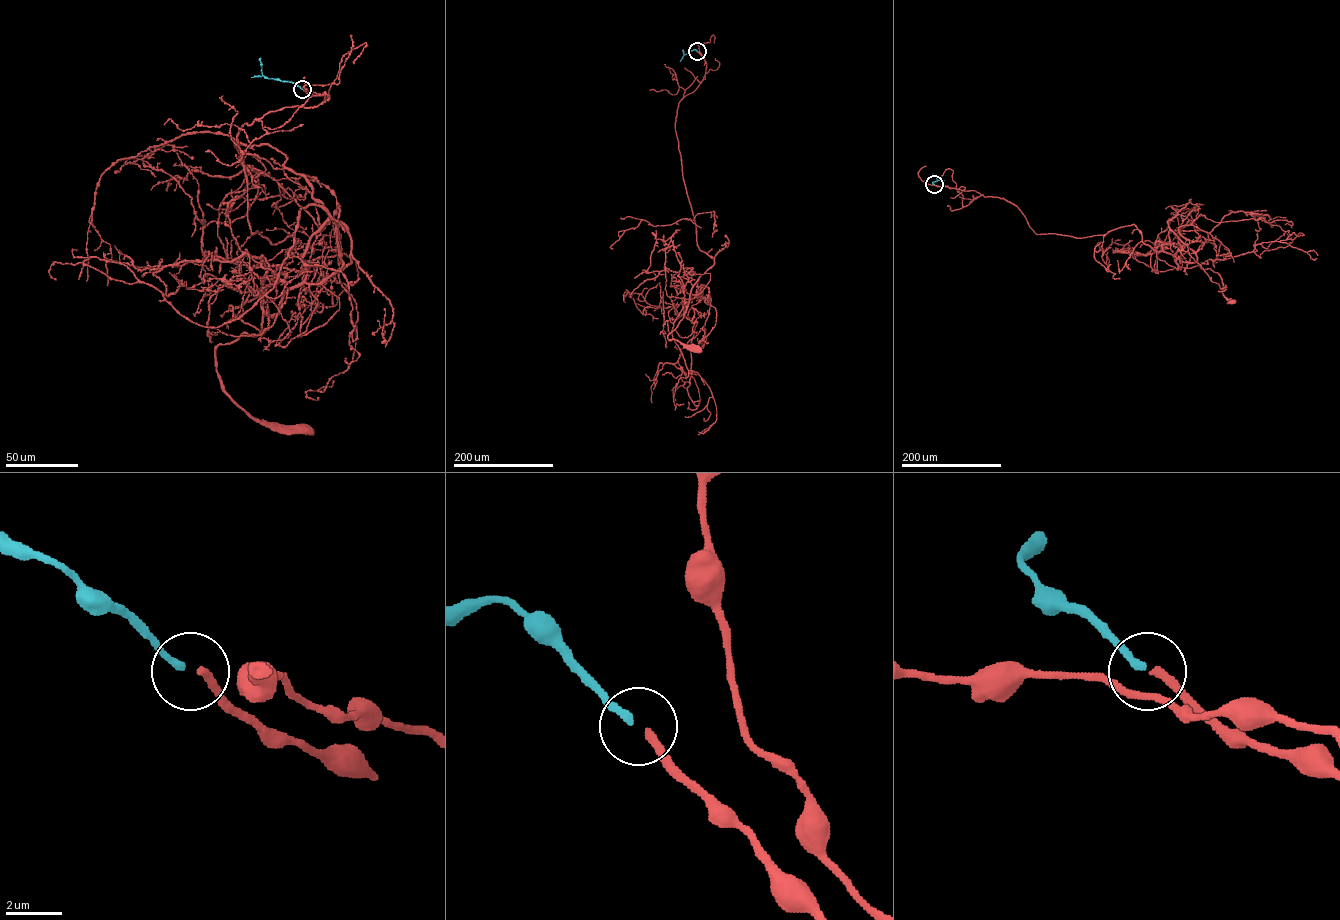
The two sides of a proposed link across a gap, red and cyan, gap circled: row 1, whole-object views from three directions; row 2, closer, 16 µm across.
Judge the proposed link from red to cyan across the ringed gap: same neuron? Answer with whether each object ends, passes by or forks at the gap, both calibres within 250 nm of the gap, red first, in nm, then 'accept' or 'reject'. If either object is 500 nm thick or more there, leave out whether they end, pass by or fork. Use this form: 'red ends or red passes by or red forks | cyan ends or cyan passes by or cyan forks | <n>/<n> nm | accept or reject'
red ends | cyan ends | 280/280 nm | accept

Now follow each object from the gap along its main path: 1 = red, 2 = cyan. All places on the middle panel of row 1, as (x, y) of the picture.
1: (698, 51), (705, 73), (678, 103), (675, 126), (697, 245), (714, 263), (667, 335), (696, 349)
2: (697, 51), (694, 49), (684, 55), (683, 50)

